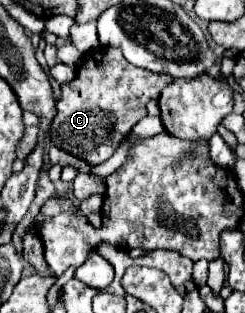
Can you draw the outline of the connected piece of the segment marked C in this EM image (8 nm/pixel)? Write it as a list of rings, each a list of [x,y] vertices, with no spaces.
[[[115,48],[93,52],[89,58],[85,54],[75,78],[61,86],[57,116],[51,124],[51,142],[97,166],[113,156],[131,128],[147,116],[147,100],[159,96],[161,90],[171,82],[173,78],[167,74],[147,72],[145,68],[129,64]]]

